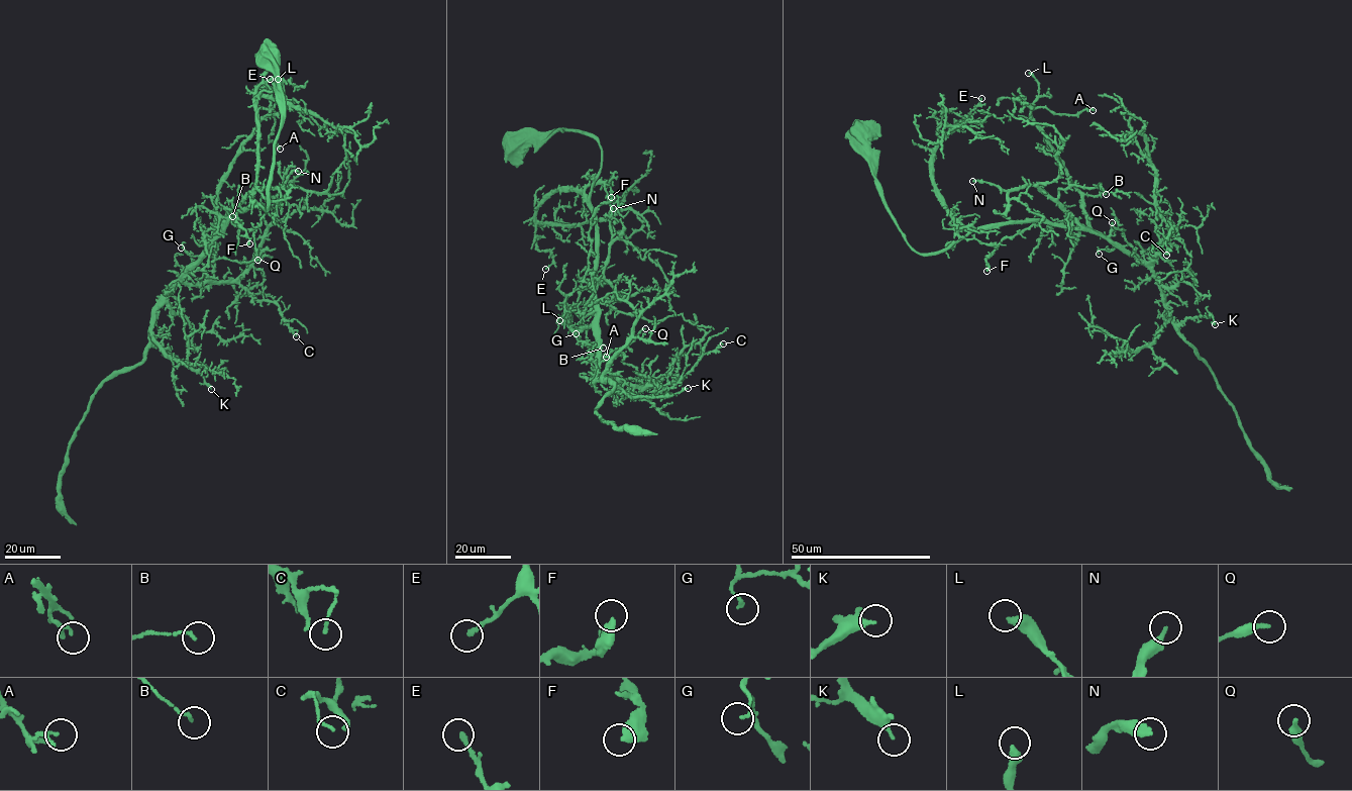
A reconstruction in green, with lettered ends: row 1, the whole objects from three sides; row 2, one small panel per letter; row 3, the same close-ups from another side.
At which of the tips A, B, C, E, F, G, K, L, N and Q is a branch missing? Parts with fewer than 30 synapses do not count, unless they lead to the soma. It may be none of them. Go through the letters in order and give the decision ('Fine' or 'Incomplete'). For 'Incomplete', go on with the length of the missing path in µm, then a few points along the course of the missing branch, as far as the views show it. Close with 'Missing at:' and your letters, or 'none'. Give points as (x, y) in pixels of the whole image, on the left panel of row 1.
A: Fine
B: Fine
C: Fine
E: Fine
F: Fine
G: Fine
K: Fine
L: Fine
N: Fine
Q: Fine
Missing at: none

